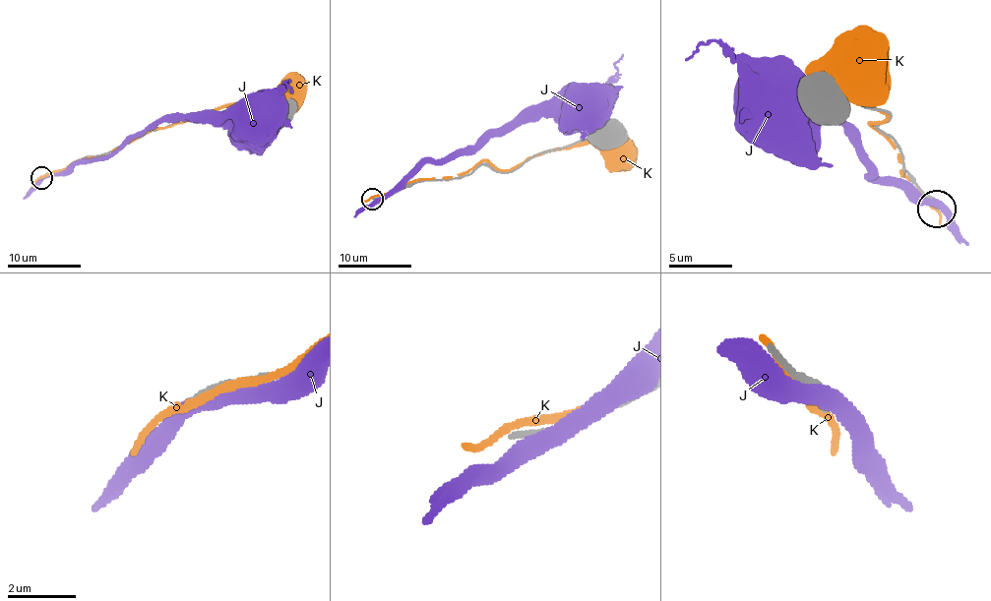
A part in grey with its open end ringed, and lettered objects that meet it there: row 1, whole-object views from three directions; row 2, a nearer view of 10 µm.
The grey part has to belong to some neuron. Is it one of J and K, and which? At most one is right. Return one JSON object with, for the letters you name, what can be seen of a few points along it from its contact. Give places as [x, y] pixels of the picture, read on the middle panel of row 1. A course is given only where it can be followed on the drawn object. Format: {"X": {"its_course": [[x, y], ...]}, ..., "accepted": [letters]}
{"accepted": []}

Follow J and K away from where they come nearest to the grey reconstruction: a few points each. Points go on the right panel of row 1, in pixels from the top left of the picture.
J: (932, 200), (875, 177), (862, 146), (827, 110), (788, 107), (788, 86), (779, 76), (776, 104)
K: (935, 207), (903, 174), (894, 149), (872, 127), (885, 120), (885, 114), (849, 82), (839, 82), (859, 66)

